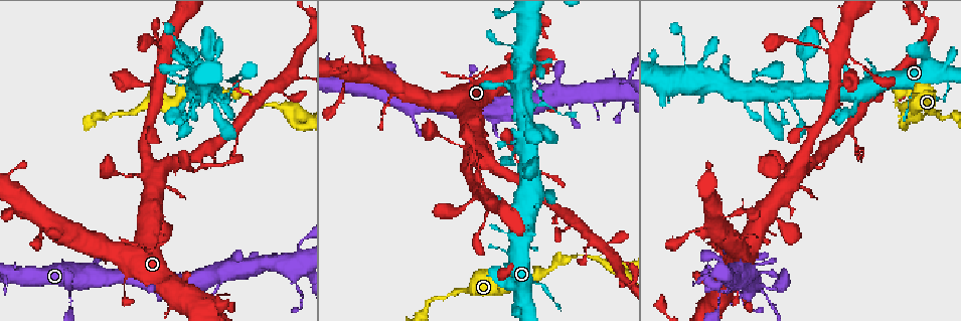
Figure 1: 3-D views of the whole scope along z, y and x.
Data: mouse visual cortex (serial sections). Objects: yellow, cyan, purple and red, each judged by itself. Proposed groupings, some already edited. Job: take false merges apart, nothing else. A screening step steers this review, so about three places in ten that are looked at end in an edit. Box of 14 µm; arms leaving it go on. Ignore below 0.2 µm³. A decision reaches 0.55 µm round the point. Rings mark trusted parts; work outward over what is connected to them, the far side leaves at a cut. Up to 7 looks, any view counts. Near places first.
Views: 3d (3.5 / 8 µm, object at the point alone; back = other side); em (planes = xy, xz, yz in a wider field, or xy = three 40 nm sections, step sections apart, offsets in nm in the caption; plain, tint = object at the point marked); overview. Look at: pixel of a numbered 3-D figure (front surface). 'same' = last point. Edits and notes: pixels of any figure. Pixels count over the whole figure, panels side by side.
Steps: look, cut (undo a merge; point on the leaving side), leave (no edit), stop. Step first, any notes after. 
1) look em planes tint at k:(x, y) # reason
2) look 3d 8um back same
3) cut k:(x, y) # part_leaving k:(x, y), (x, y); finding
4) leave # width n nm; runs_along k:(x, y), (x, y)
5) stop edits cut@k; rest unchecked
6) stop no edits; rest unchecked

look 3d 3.5um at 1:(905, 111) # side arm on a straight run

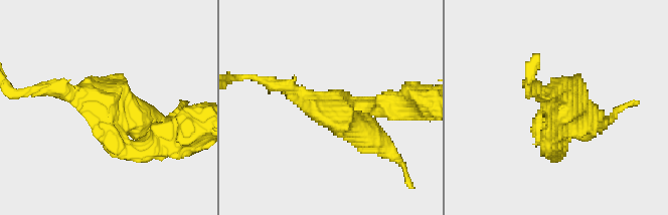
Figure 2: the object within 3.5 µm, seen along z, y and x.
look em xy step 2 tint at 2:(326, 107) # now the EM

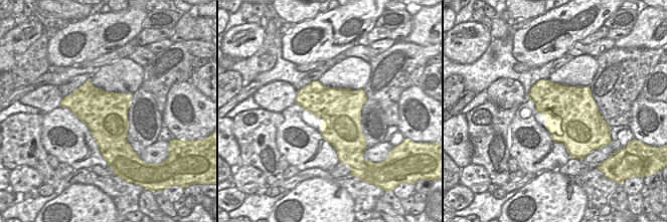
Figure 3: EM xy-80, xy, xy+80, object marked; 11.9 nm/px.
cut 2:(327, 121) # arms 3; arm_widths 200, 250, 500 nm; part_leaving 2:(306, 98), (328, 105), (383, 147); two cells meet here

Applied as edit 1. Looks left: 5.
look overview # see it whole again

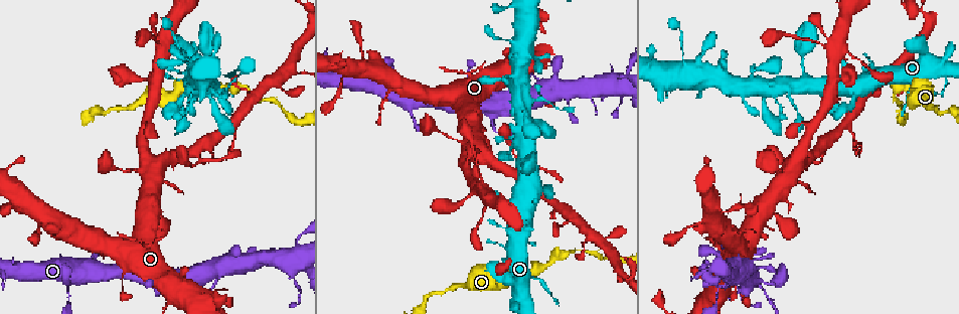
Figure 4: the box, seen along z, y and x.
look 3d 8um back at 4:(765, 68)

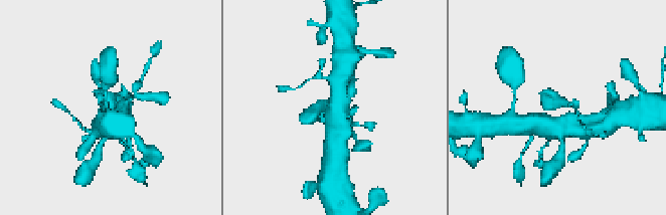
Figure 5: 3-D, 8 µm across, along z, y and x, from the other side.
look em xy step 3 tint at 5:(562, 100)

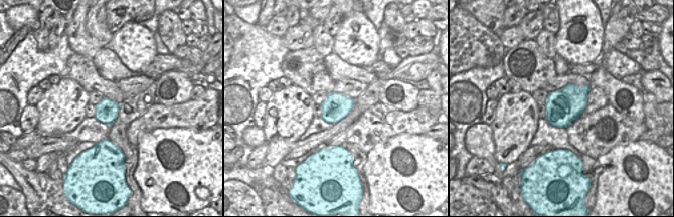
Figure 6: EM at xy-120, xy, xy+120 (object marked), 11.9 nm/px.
leave # runs_along 5:(571, 121), (571, 104), (545, 91); all the same cell

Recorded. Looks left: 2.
look 3d 3.5um at 4:(489, 115)

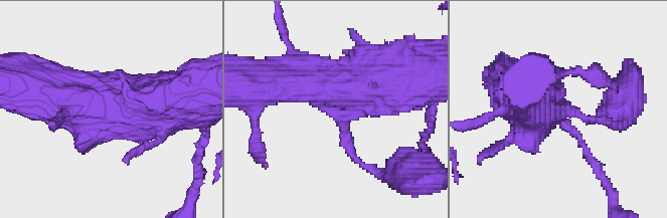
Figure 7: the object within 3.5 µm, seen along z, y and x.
look em planes tint at 7:(343, 108) # shape alone is not enough

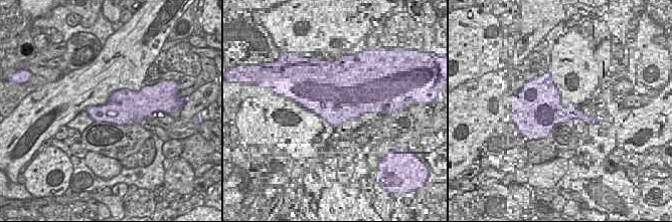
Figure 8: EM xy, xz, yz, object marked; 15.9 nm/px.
leave # runs_along 7:(52, 95), (90, 107), (185, 98); all the same cell

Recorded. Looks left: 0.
stop edits cut@2; rest unchecked

